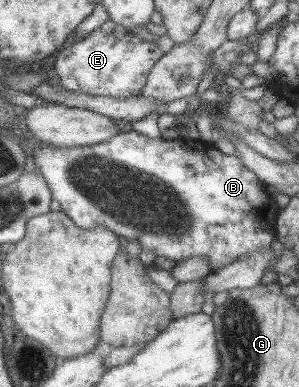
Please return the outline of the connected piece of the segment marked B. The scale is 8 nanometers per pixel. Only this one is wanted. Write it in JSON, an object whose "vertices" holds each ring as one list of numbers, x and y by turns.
{"vertices":[[124,129,122,132,108,137,100,144,56,147,54,144,43,143,36,147,31,154,33,154,36,169,40,171,40,174,44,175,44,179,48,180,48,186,51,186,55,200,62,205,62,210,67,212,78,226,86,230,92,230,103,224,108,230,112,230,116,235,125,238,127,242,136,240,142,250,154,252,155,256,164,256,164,258,175,262,194,256,205,256,208,259,210,270,215,272,219,268,226,267,237,258,254,254,257,248,266,250,275,236,275,218,280,208,274,202,273,196,266,194,266,190,263,190,265,186,256,179,251,170,248,170,235,154,226,155,220,153,220,150,208,142,190,138,153,139,145,134]]}

